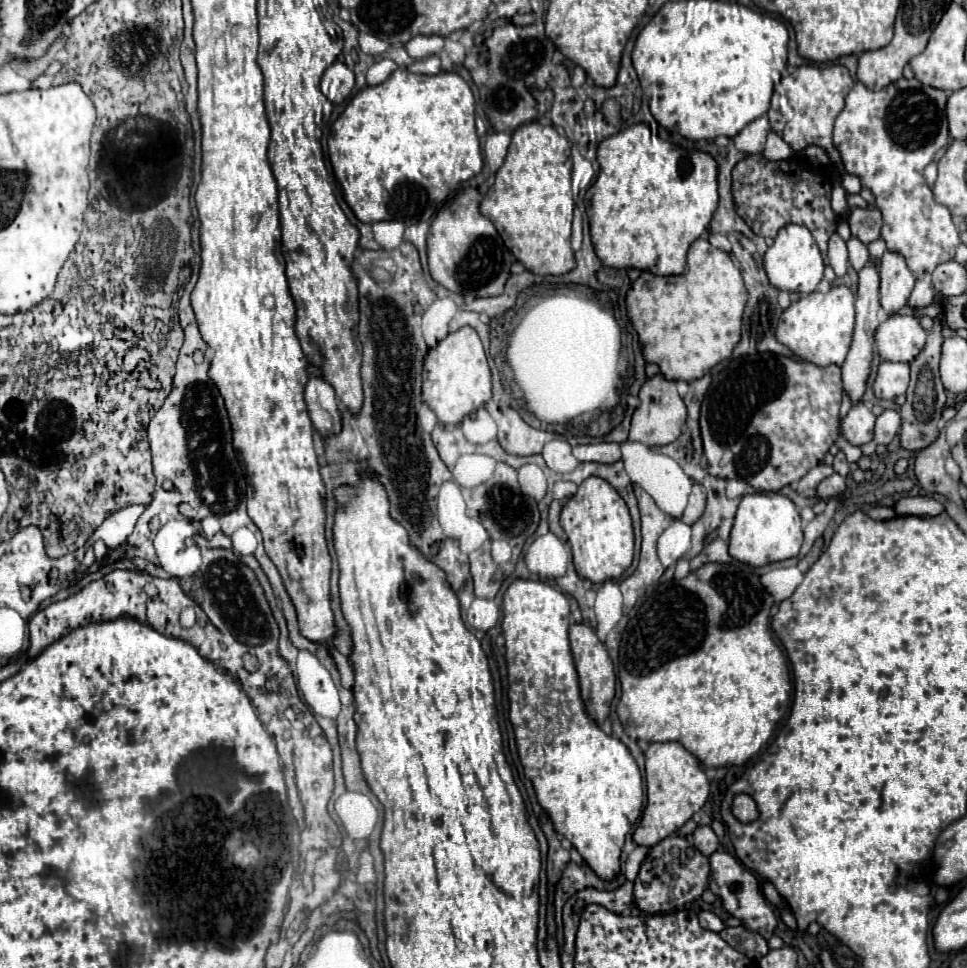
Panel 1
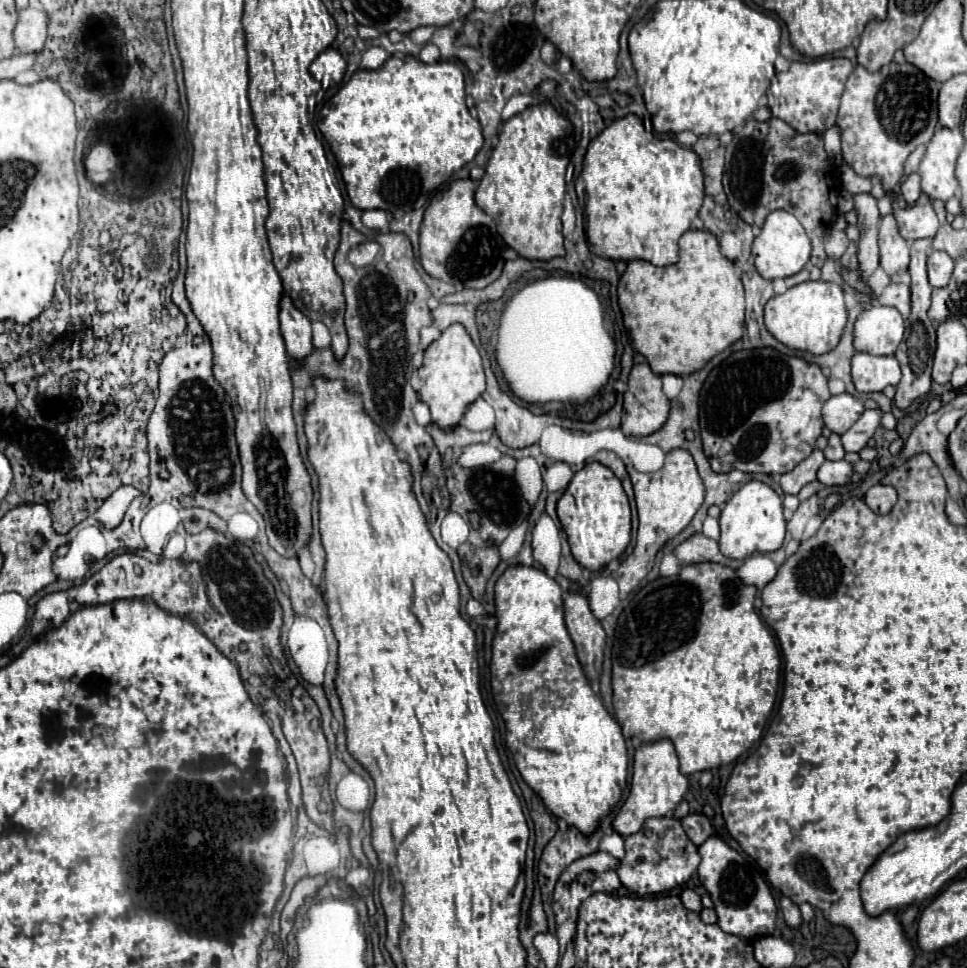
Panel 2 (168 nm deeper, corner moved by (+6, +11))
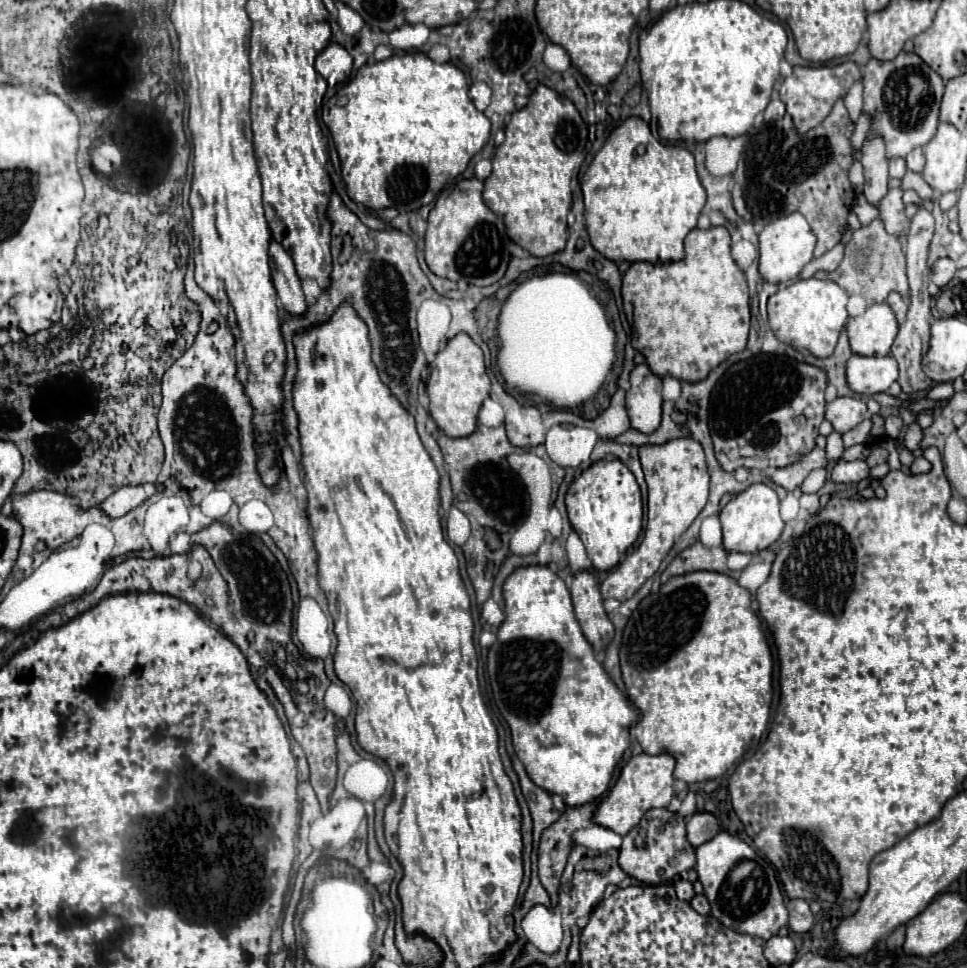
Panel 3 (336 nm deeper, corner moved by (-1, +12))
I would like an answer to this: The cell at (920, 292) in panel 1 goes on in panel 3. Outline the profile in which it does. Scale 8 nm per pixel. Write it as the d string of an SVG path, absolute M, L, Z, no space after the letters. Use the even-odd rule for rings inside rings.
M892 292L890 296L888 296L888 300L886 300L888 304L890 304L890 308L896 312L896 318L898 318L898 322L902 324L904 320L906 320L906 310L908 310L908 302L906 302L906 298L902 296L902 294L898 294L898 292Z

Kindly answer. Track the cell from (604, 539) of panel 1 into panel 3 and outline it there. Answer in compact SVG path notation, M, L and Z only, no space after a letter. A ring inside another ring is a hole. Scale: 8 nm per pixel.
M600 460L584 470L568 488L566 510L596 570L614 568L642 530L642 496L634 474L620 460Z

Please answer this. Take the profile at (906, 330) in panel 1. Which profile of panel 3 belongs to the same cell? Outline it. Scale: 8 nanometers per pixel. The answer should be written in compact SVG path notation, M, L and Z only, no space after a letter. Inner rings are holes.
M886 302L874 304L862 316L848 318L846 322L850 346L854 354L862 356L888 356L898 328L896 314Z

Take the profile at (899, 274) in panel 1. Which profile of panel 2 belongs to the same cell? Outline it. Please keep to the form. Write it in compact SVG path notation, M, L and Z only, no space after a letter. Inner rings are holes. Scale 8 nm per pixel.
M891 213L881 219L879 253L881 253L881 267L885 269L887 275L893 275L897 271L907 271L909 243L899 235L895 217Z

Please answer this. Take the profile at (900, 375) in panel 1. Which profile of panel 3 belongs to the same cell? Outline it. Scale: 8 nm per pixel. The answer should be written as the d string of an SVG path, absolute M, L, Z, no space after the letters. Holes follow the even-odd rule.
M852 354L846 364L850 388L858 394L888 392L892 382L898 380L898 362L892 356L860 356Z

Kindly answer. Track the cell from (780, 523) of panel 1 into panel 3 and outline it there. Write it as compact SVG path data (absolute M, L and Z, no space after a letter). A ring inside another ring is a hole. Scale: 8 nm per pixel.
M752 484L744 492L736 494L722 510L720 510L720 522L724 532L724 546L728 552L760 552L766 550L770 544L774 544L782 530L784 520L780 518L780 500L774 488L768 484Z

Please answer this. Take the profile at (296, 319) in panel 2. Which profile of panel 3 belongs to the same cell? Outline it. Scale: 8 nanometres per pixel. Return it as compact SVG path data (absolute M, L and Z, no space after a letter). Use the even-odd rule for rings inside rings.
M274 240L270 242L270 268L274 274L274 286L278 290L280 308L290 316L304 316L308 302L302 292L300 278L294 270L294 262L282 246L278 246Z

